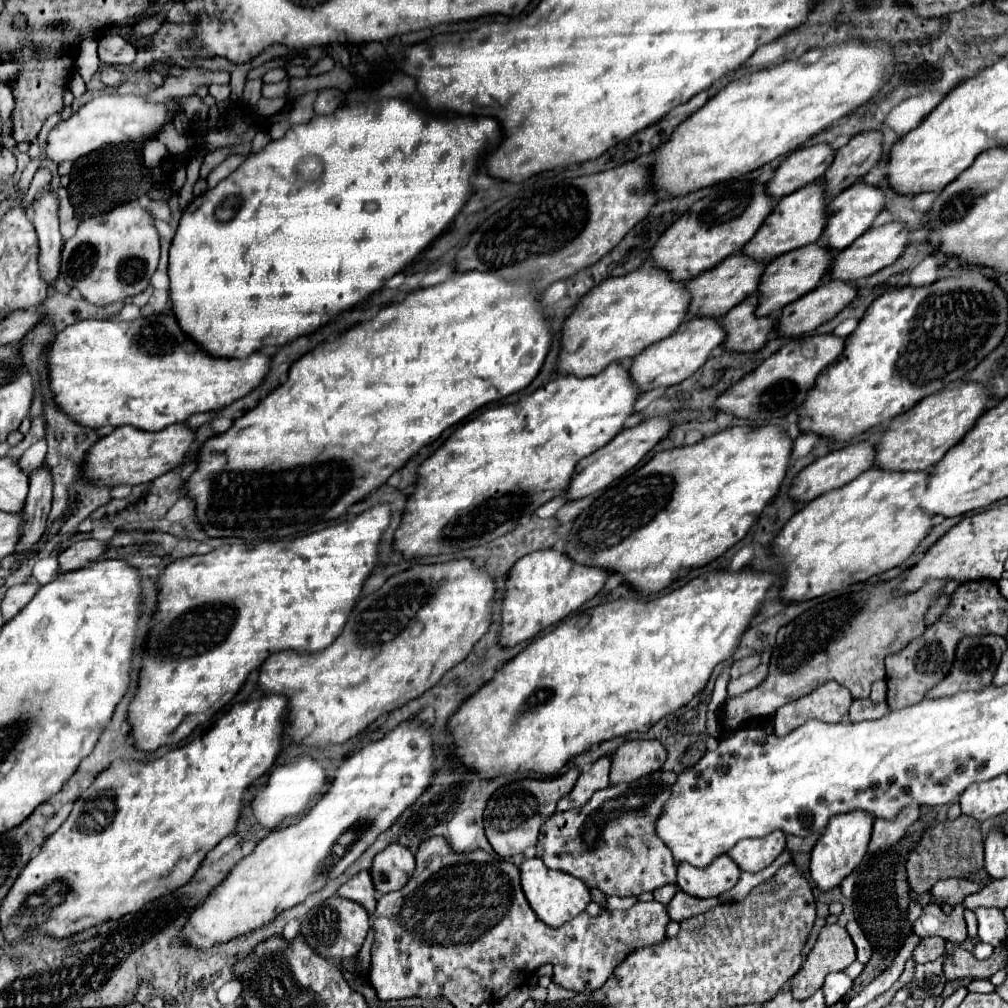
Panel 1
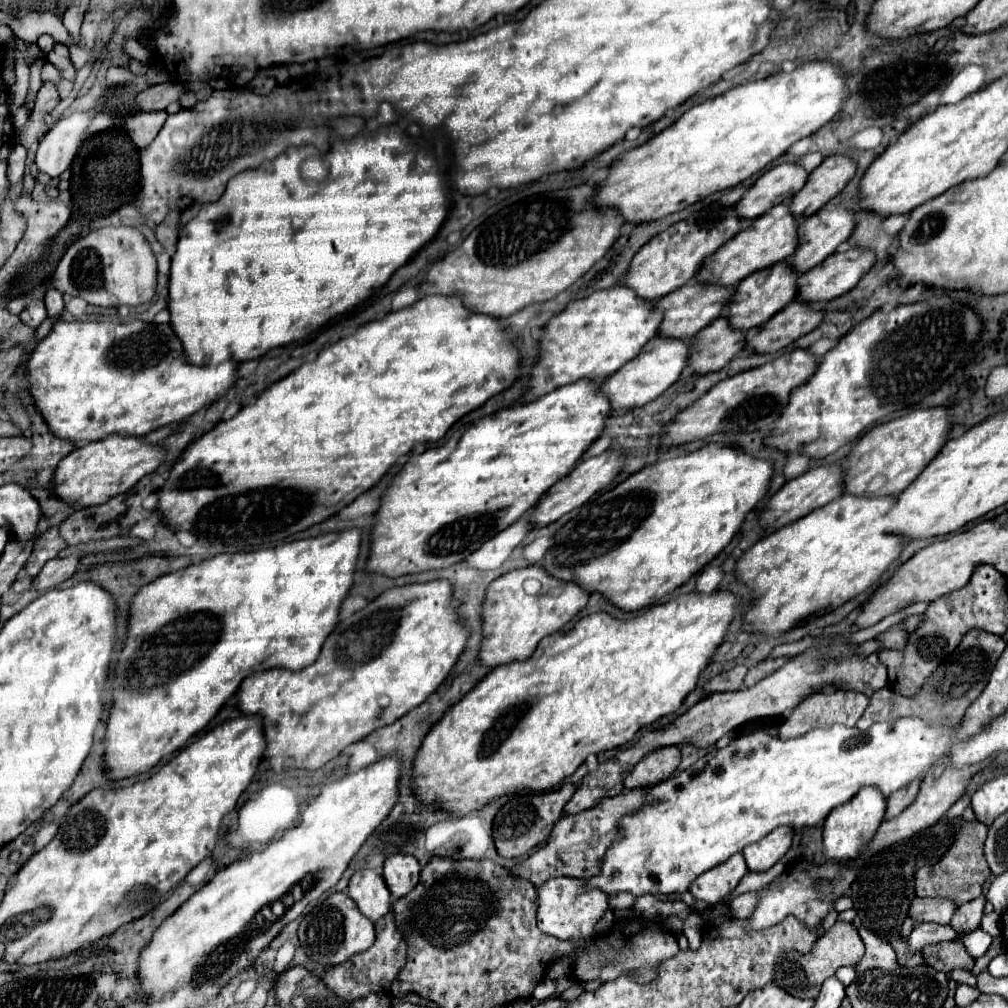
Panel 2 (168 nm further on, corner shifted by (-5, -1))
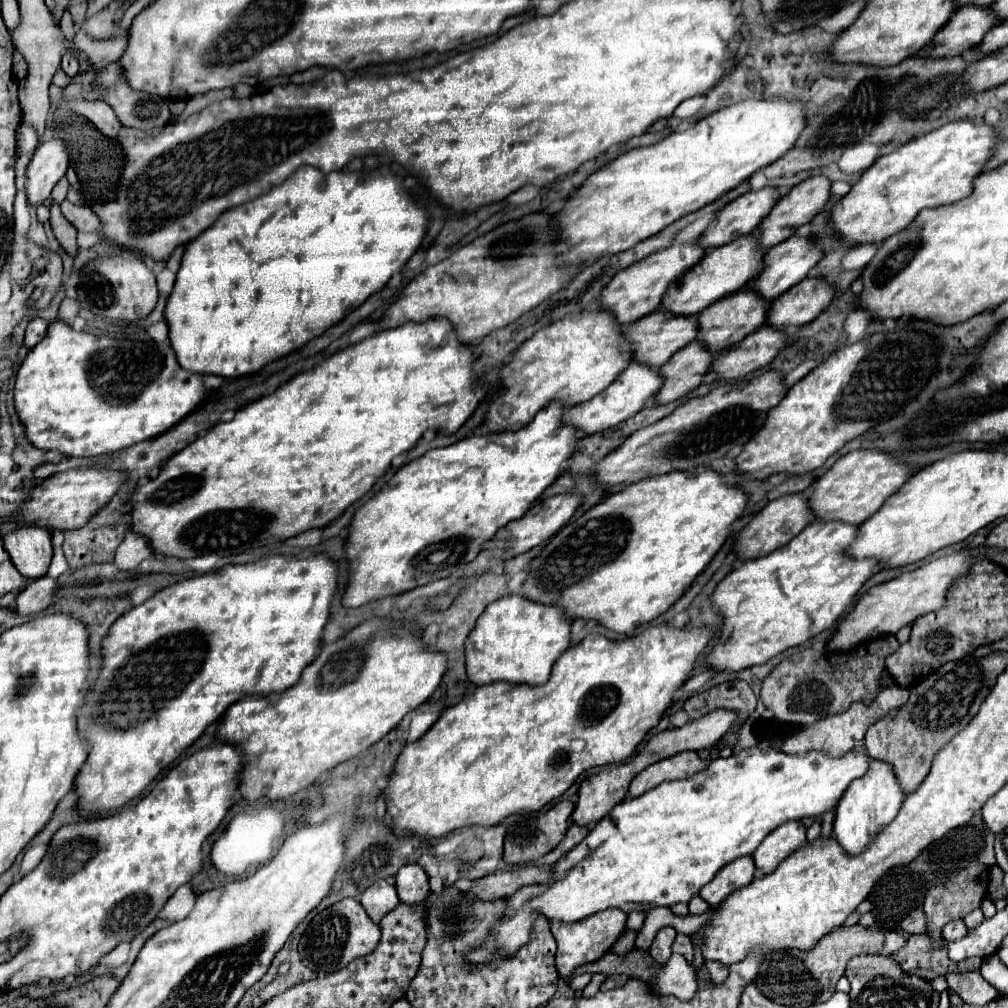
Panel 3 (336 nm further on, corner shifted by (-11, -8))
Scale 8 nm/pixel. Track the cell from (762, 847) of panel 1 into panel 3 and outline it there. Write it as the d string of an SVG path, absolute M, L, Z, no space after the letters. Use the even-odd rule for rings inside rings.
M786 822L774 830L774 834L768 834L762 844L752 854L756 868L762 870L762 874L770 874L782 860L786 860L790 854L796 852L796 848L806 844L806 828L802 822Z

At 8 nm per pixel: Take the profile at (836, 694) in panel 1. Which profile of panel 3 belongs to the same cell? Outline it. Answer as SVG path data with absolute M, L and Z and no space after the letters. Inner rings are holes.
M896 684L882 688L878 692L878 696L874 698L872 704L864 704L864 702L854 702L844 714L830 714L828 718L822 718L820 722L812 724L812 726L804 726L800 732L796 732L794 736L786 738L782 744L782 750L788 754L804 754L806 750L824 750L830 756L842 756L848 750L852 750L860 740L864 740L866 730L880 718L884 718L888 714L888 710L902 706L908 700L910 692L898 688Z

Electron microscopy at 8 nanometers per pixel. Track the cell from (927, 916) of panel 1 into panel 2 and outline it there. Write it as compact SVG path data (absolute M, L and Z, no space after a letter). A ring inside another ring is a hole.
M978 897L970 903L964 903L964 907L956 909L950 925L960 935L964 935L966 931L974 931L974 927L980 927L980 919L982 919L982 913L984 913L984 903L986 903L984 897Z

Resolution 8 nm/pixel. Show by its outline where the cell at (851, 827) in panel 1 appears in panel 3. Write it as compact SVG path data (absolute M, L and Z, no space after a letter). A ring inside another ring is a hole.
M872 760L868 774L864 778L858 778L856 782L852 782L848 786L844 798L840 800L840 804L836 808L832 836L844 848L846 854L856 856L856 854L864 852L874 842L874 838L882 832L882 828L886 828L896 818L902 802L904 802L904 792L900 790L900 784L896 782L892 768L886 762Z

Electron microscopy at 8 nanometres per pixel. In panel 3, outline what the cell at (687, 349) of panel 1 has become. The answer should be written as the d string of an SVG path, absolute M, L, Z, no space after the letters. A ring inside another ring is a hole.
M632 360L630 366L612 382L612 386L608 386L604 392L596 394L588 402L572 406L568 410L568 414L564 414L564 422L572 422L584 434L602 432L606 428L612 428L614 424L624 422L626 418L636 416L648 404L648 400L652 400L656 396L656 392L660 392L662 384L664 384L664 376L660 374L660 370L654 370L638 360Z

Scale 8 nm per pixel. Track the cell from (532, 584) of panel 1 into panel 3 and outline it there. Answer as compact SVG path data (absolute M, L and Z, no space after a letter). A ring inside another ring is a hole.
M512 594L502 596L486 606L482 616L476 622L476 628L470 632L466 640L466 672L468 678L476 686L484 686L490 682L506 680L506 682L526 682L532 686L544 684L550 678L550 670L560 658L560 654L570 646L570 628L572 620L566 616L566 612L556 604L542 604L532 602L524 594Z

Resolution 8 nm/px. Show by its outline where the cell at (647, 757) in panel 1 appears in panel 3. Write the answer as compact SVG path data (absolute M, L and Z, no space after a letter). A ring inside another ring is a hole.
M680 752L676 756L670 756L666 760L660 760L646 770L642 770L630 784L630 796L642 796L646 790L652 790L660 786L662 782L672 782L672 780L684 780L694 776L696 772L704 770L706 764L700 760L696 752Z

